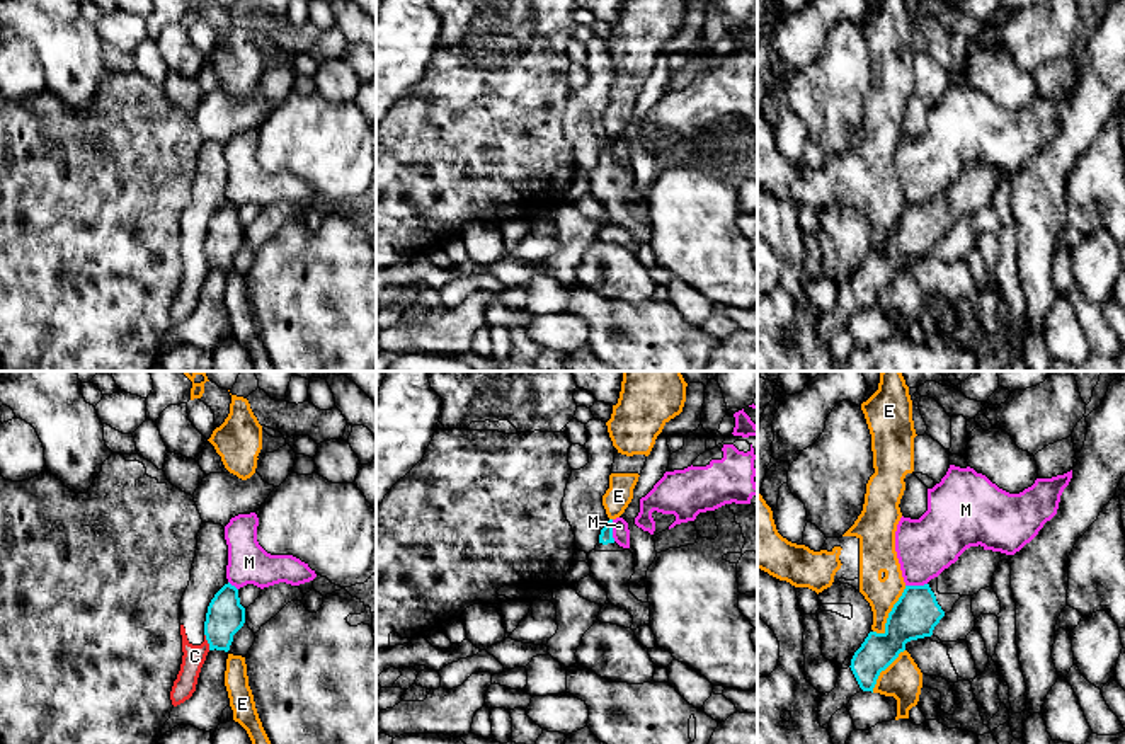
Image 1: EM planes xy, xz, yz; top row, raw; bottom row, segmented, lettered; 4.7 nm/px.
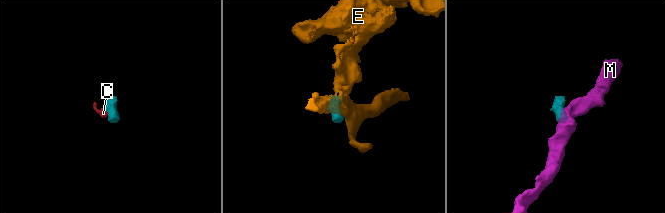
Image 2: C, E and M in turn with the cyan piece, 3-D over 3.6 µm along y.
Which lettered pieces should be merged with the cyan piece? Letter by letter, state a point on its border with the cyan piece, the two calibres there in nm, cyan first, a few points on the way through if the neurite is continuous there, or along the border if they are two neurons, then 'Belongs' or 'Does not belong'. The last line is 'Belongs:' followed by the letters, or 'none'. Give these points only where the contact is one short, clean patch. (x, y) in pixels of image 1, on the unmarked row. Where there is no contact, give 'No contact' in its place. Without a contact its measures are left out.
C: Touches cyan at xy (208, 261). Thickness 180 nm (cyan) against 110 nm. Boundary: xy (205, 252), (210, 268). Does not belong
E: Touches cyan at yz (889, 232). Thickness 220 nm (cyan) against 150 nm. Boundary: yz (906, 205), (889, 232), (885, 247), (873, 251). Does not belong
M: Touches cyan at xz (611, 148). Thickness 60 nm (cyan) against 80 nm. Boundary: xz (611, 138), (611, 155), (615, 159). Does not belong
Belongs: none

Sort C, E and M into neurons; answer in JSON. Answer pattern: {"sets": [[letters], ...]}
{"sets": [["C"], ["E"], ["M"]]}

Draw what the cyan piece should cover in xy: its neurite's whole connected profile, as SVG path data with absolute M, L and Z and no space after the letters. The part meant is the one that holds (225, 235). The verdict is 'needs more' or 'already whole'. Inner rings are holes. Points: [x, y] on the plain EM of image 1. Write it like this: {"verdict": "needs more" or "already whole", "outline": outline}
{"verdict": "already whole", "outline": "M225 203L211 218L204 240L209 269L230 269L233 254L245 242L245 226L240 223L238 208Z"}

